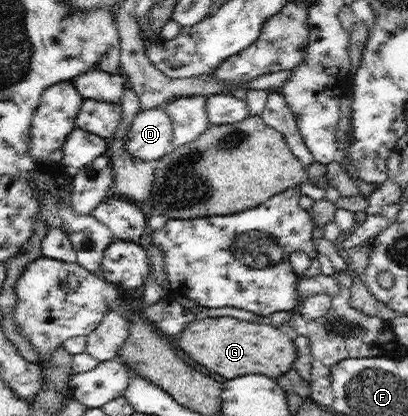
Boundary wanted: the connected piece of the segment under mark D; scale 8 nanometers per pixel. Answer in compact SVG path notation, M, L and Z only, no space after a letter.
M158 107L140 109L127 130L126 150L136 158L156 162L173 150L171 118Z

